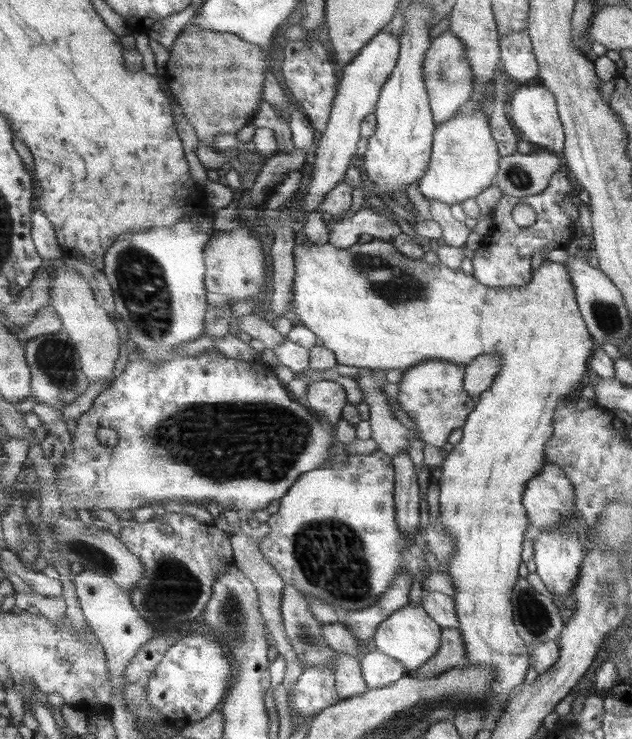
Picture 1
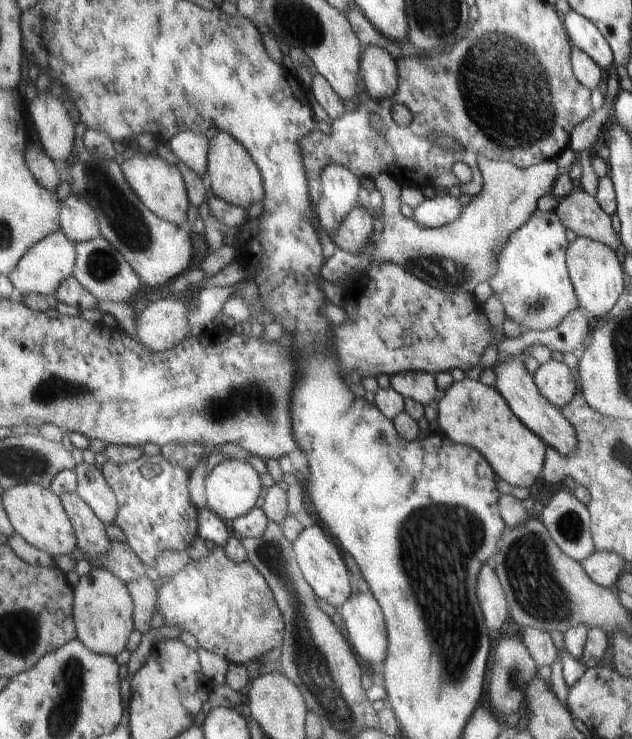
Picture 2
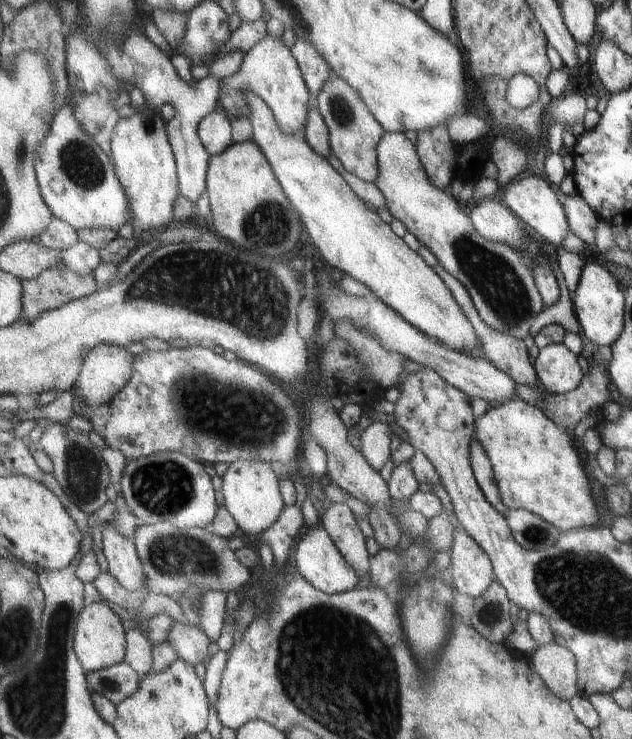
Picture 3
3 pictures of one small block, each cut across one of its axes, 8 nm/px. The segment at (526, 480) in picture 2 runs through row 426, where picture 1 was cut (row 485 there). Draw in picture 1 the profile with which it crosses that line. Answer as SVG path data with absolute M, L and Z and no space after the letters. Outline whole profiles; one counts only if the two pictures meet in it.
M373 238L371 241L362 244L357 243L347 249L342 249L330 242L327 244L314 244L307 241L296 245L294 253L297 276L294 286L293 310L296 318L299 318L303 325L315 332L329 350L333 350L339 364L357 367L359 370L367 368L372 370L400 370L403 372L421 365L427 360L446 361L467 366L482 355L497 355L501 359L501 370L493 378L490 393L481 400L477 400L476 410L469 416L468 422L462 428L464 435L460 442L453 446L451 452L441 462L441 477L437 484L440 487L441 522L458 544L452 562L448 566L448 573L451 575L453 584L457 589L457 594L453 598L456 602L457 614L461 623L459 630L467 647L469 665L491 665L494 668L494 681L490 686L490 693L493 693L494 697L499 698L499 700L505 700L510 695L509 690L523 682L523 676L525 676L525 670L527 670L527 648L525 648L525 644L515 633L515 628L511 624L511 602L509 602L513 585L515 580L518 579L517 572L519 570L517 570L517 566L519 566L519 556L521 556L521 542L523 542L523 532L525 532L528 519L525 518L526 510L521 502L521 494L524 493L527 482L532 480L540 472L540 468L544 466L546 442L552 436L553 411L556 410L558 403L569 400L571 393L580 387L579 380L589 370L586 362L591 357L591 350L595 346L595 342L588 333L578 311L568 270L563 263L543 261L533 269L532 280L527 284L490 288L476 280L473 275L469 275L463 270L453 270L440 260L436 265L428 264L425 259L413 260L405 256L392 241L381 239Z

